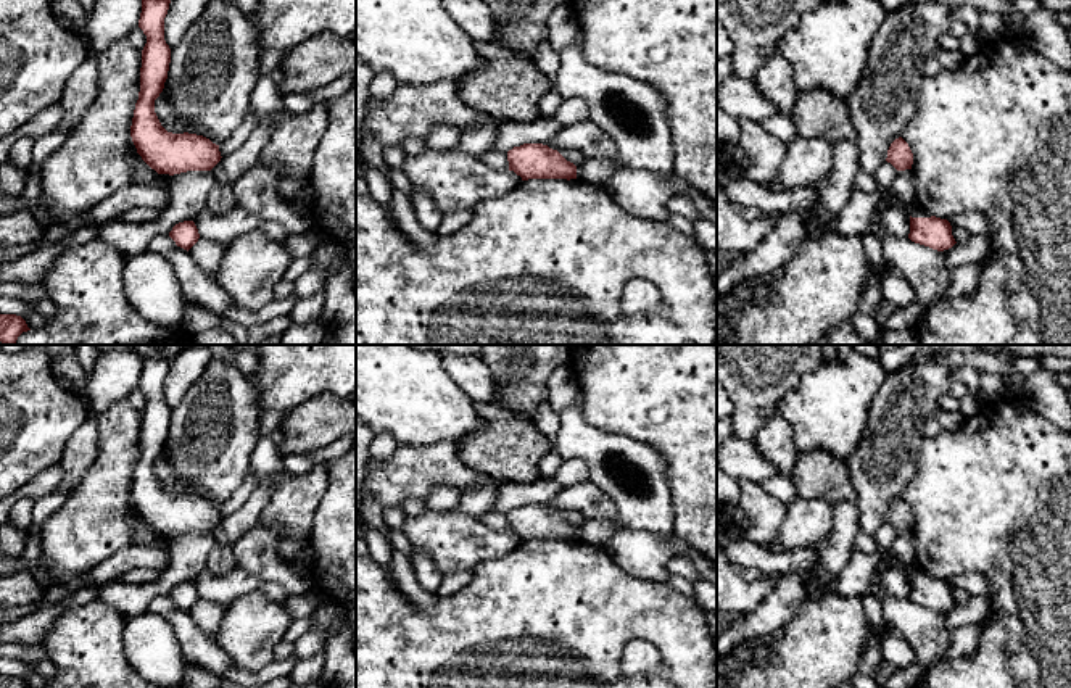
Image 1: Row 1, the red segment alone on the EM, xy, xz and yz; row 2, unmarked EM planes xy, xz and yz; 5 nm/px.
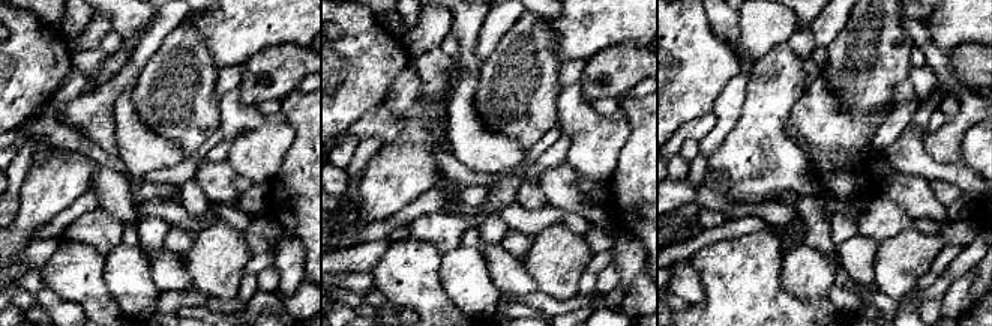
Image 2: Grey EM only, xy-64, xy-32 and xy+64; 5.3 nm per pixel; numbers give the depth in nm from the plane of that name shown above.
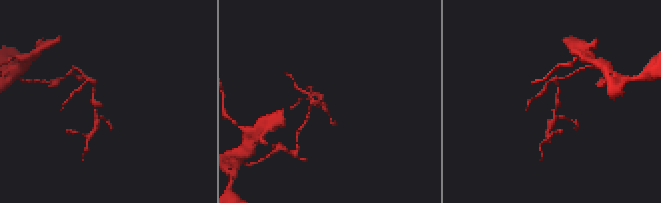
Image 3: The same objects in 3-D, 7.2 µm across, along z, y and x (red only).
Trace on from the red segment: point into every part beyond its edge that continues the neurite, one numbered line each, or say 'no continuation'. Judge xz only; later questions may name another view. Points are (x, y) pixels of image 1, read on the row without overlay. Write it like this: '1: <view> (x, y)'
no continuation

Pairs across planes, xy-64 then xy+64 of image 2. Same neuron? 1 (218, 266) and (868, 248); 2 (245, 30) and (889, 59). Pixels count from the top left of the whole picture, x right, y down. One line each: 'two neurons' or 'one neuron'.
1: two neurons
2: two neurons

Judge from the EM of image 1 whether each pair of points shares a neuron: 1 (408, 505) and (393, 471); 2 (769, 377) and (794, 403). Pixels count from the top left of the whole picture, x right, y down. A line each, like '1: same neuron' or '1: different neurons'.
1: different neurons
2: different neurons

